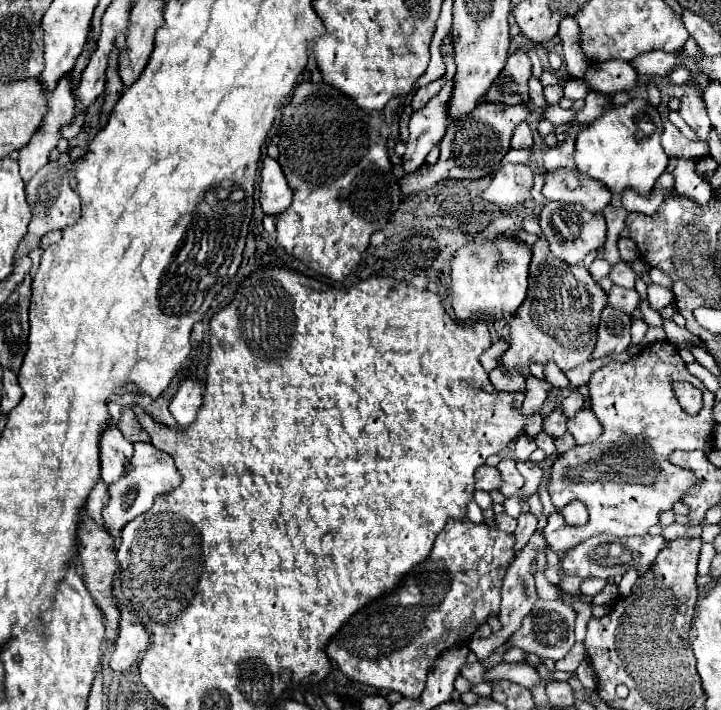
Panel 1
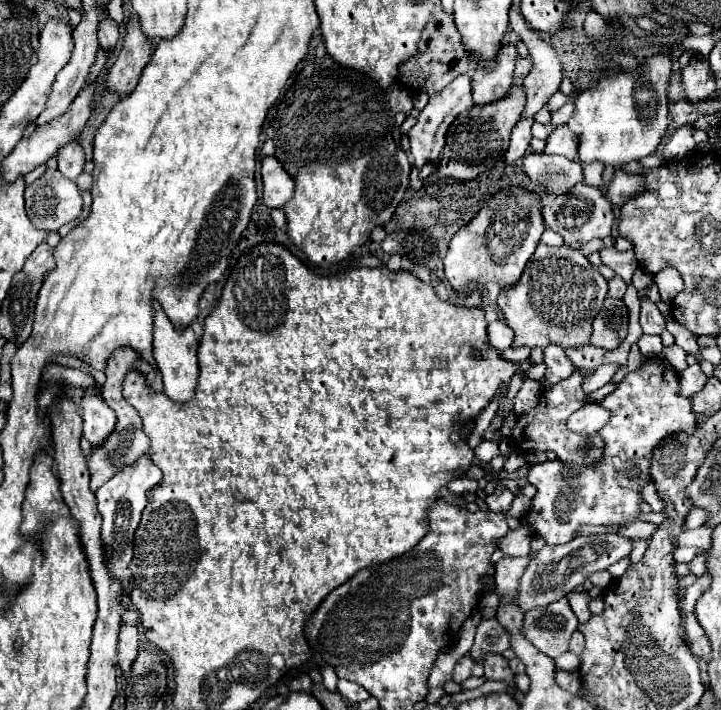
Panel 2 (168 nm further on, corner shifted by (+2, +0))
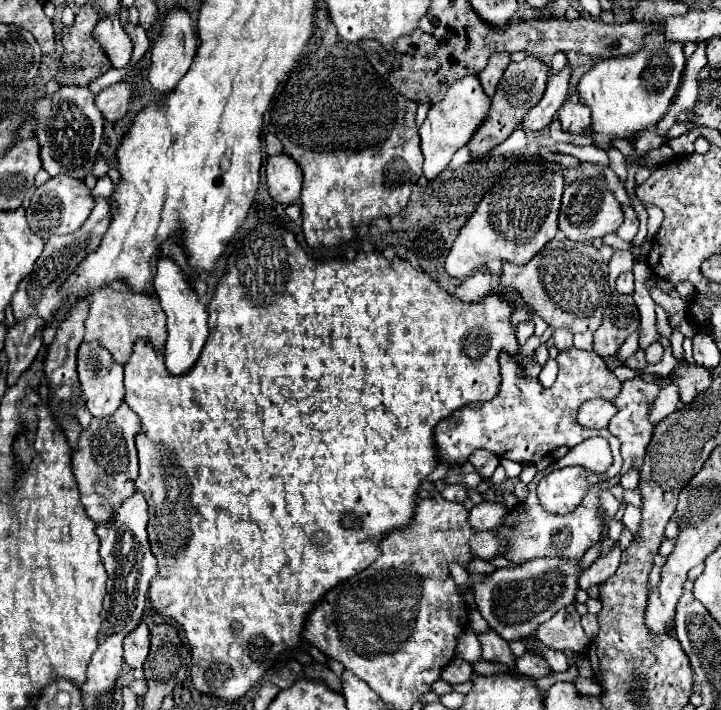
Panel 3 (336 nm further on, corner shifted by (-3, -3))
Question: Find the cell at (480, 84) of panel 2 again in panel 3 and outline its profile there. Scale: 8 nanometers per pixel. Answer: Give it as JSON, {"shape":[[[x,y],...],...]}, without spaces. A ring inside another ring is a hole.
{"shape":[[[495,52],[489,58],[485,70],[479,72],[479,80],[481,80],[483,90],[485,90],[487,96],[493,96],[495,94],[495,86],[501,80],[501,76],[503,76],[503,72],[505,72],[505,68],[507,68],[509,62],[511,62],[511,58],[509,58],[507,52]]]}

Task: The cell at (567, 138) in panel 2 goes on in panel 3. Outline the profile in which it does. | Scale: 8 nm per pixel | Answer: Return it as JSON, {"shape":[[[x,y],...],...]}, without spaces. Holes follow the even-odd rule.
{"shape":[[[573,90],[565,104],[559,108],[557,118],[563,124],[563,130],[581,134],[591,124],[591,110],[585,104],[579,104],[579,94]]]}

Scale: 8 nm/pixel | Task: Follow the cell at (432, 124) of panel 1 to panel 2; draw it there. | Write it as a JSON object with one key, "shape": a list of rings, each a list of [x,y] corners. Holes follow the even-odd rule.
{"shape":[[[460,75],[456,77],[450,85],[446,85],[440,93],[432,95],[428,105],[420,111],[416,125],[408,131],[408,139],[410,139],[410,153],[412,153],[412,161],[416,167],[422,167],[426,161],[434,161],[440,157],[442,147],[444,147],[444,137],[448,127],[452,125],[452,121],[456,119],[458,113],[466,111],[472,107],[472,93],[470,93],[470,77],[468,75]]]}

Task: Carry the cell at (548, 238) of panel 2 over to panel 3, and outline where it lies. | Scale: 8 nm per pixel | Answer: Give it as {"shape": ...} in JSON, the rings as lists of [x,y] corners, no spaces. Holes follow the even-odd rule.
{"shape":[[[615,250],[612,261],[613,267],[609,267],[608,282],[610,289],[615,292],[615,282],[619,274],[632,270],[634,258],[630,250]]]}

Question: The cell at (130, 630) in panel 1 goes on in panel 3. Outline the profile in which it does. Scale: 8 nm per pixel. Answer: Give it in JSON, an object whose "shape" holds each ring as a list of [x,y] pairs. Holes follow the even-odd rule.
{"shape":[[[141,622],[127,638],[125,638],[125,664],[131,668],[143,666],[149,654],[149,626]]]}

